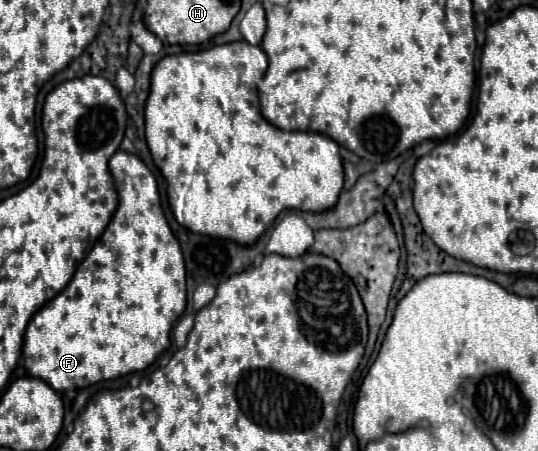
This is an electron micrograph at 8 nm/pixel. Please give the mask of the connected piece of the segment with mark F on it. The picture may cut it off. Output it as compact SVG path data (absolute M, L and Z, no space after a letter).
M116 151L108 165L120 197L118 209L92 251L78 265L70 283L30 319L24 335L26 369L30 375L46 379L56 391L82 389L104 379L116 379L128 371L142 371L168 349L172 327L186 307L184 257L166 223L152 171L138 155L126 151Z

